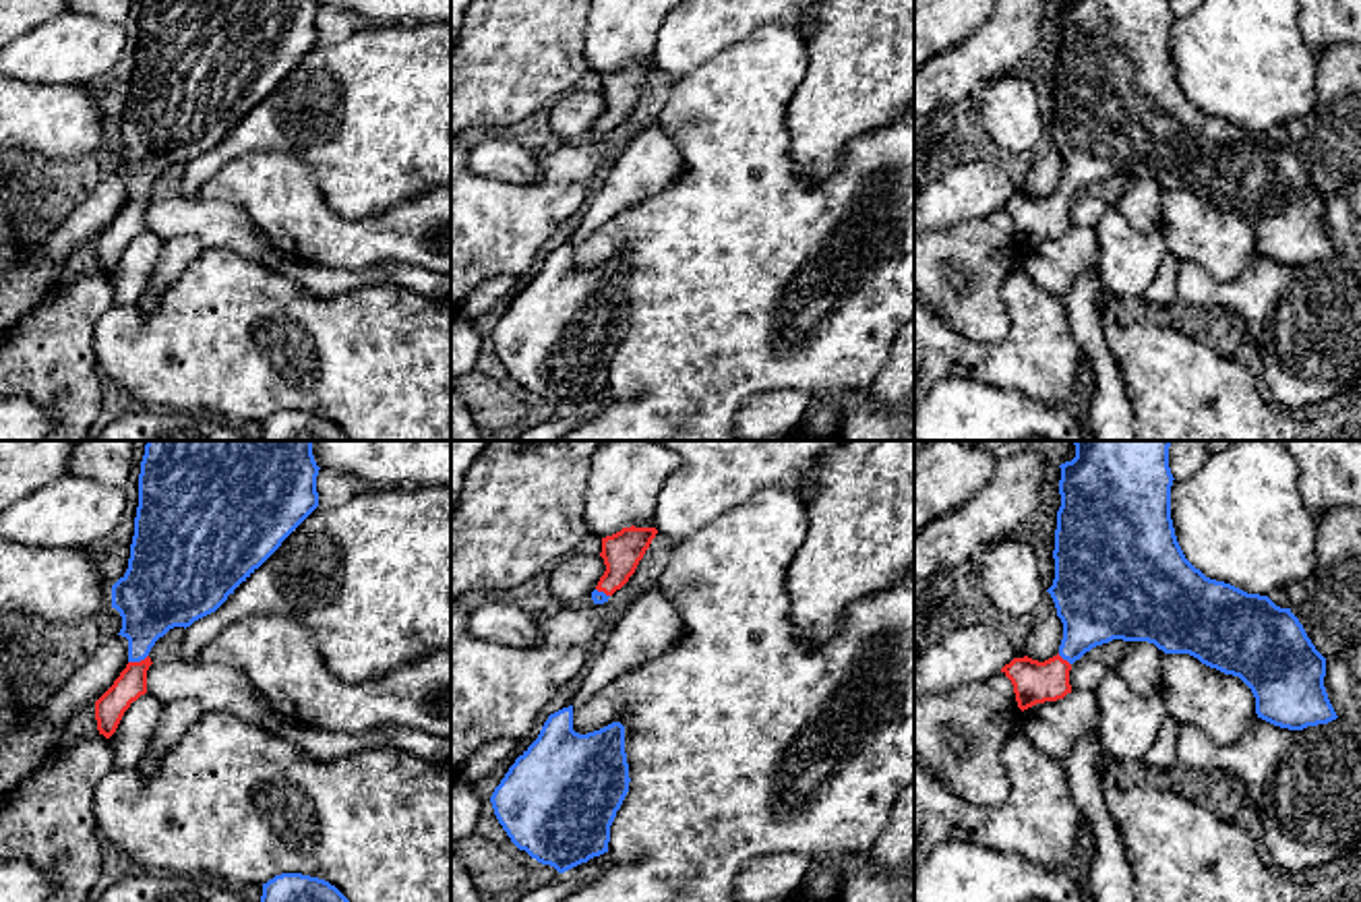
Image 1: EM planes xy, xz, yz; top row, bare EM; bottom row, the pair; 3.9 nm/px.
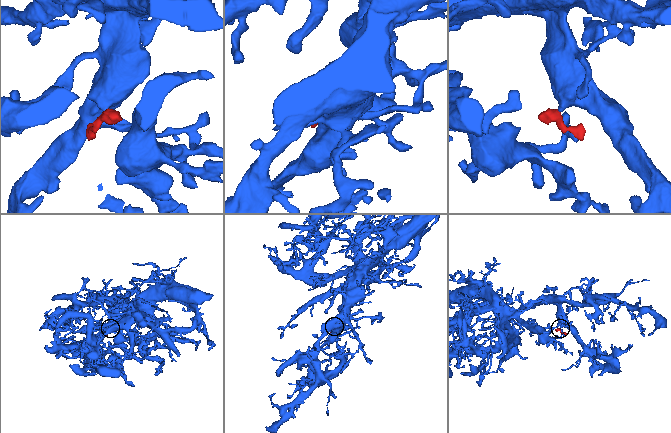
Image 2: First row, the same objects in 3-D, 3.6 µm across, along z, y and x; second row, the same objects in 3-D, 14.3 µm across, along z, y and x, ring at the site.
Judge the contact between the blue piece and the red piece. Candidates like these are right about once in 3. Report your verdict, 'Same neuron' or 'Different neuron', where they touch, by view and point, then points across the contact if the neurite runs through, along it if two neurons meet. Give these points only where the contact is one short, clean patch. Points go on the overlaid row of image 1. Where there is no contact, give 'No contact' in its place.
Same neuron. Touches blue at xy (137, 660). Path across: xy (152, 598), (141, 625), (137, 660), (131, 683)

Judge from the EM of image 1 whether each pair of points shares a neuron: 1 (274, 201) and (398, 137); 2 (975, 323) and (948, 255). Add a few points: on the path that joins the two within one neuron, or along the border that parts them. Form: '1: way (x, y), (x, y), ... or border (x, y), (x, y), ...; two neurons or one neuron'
1: border (274, 152), (298, 158), (323, 199), (344, 218); two neurons
2: way (973, 307), (956, 272); one neuron

